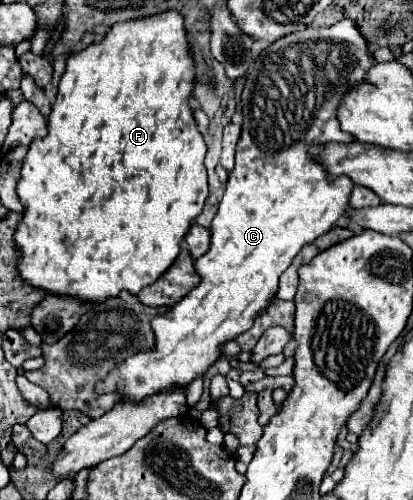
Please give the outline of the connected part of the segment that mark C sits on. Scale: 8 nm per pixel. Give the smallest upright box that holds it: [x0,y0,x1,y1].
[52,19,374,481]

